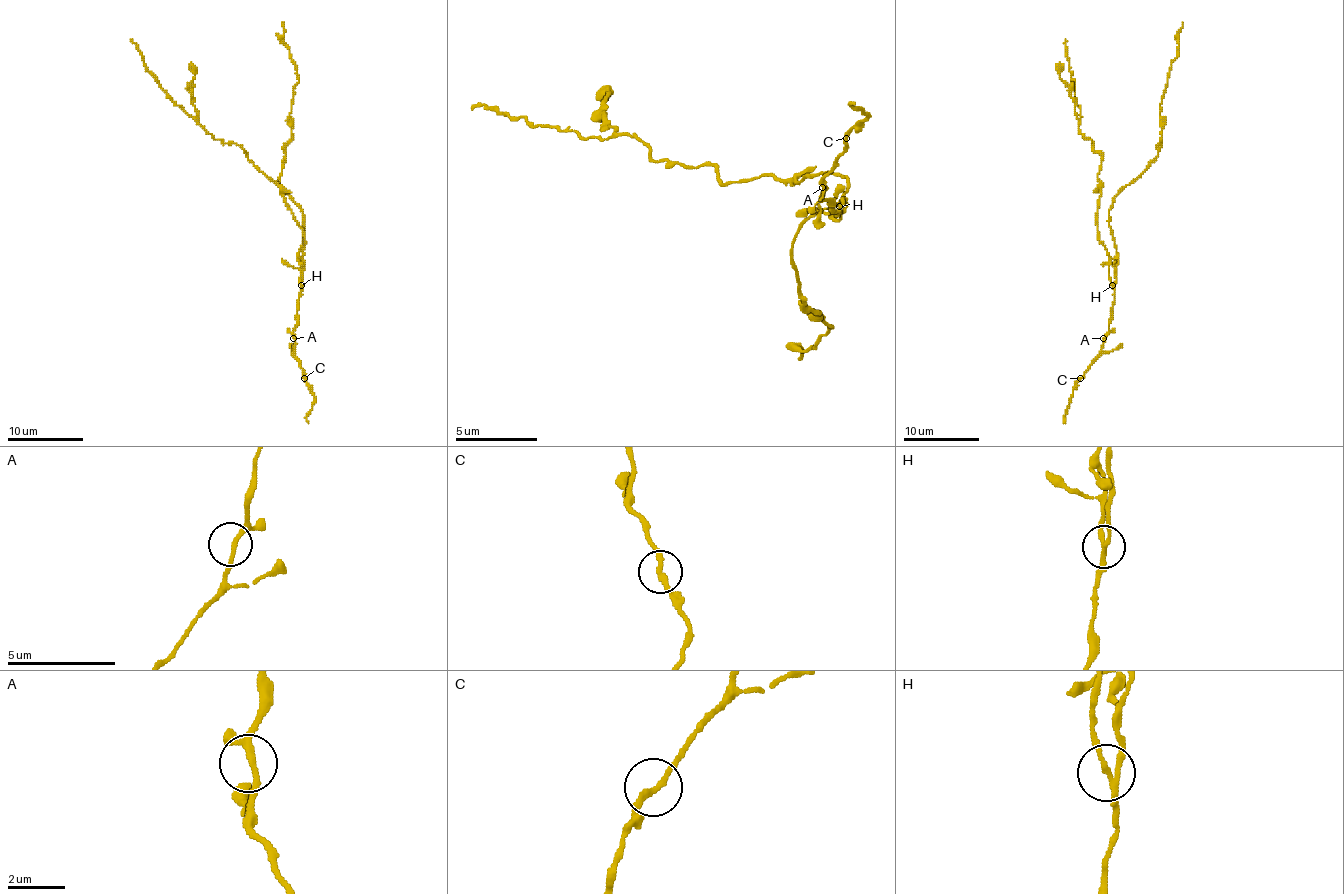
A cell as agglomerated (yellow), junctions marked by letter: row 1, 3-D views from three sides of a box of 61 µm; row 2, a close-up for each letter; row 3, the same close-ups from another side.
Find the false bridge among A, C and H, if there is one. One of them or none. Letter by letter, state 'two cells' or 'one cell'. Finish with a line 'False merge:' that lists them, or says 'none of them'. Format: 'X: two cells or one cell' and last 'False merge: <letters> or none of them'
A: one cell
C: one cell
H: two cells
False merge: H

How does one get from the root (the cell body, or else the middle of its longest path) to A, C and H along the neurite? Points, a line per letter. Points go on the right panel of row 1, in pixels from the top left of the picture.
A: (1107, 251), (1114, 304), (1109, 330), (1103, 338)
C: (1107, 251), (1109, 279), (1114, 291), (1112, 317), (1101, 355), (1080, 378)
H: (1107, 251), (1109, 279), (1112, 285)

